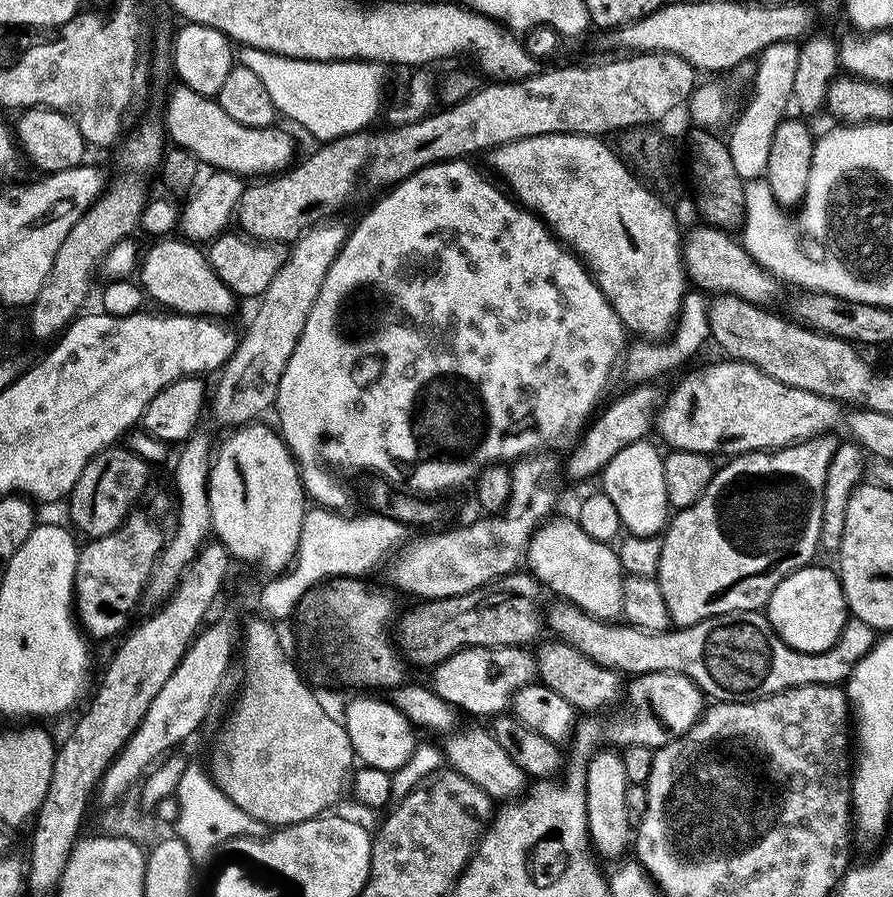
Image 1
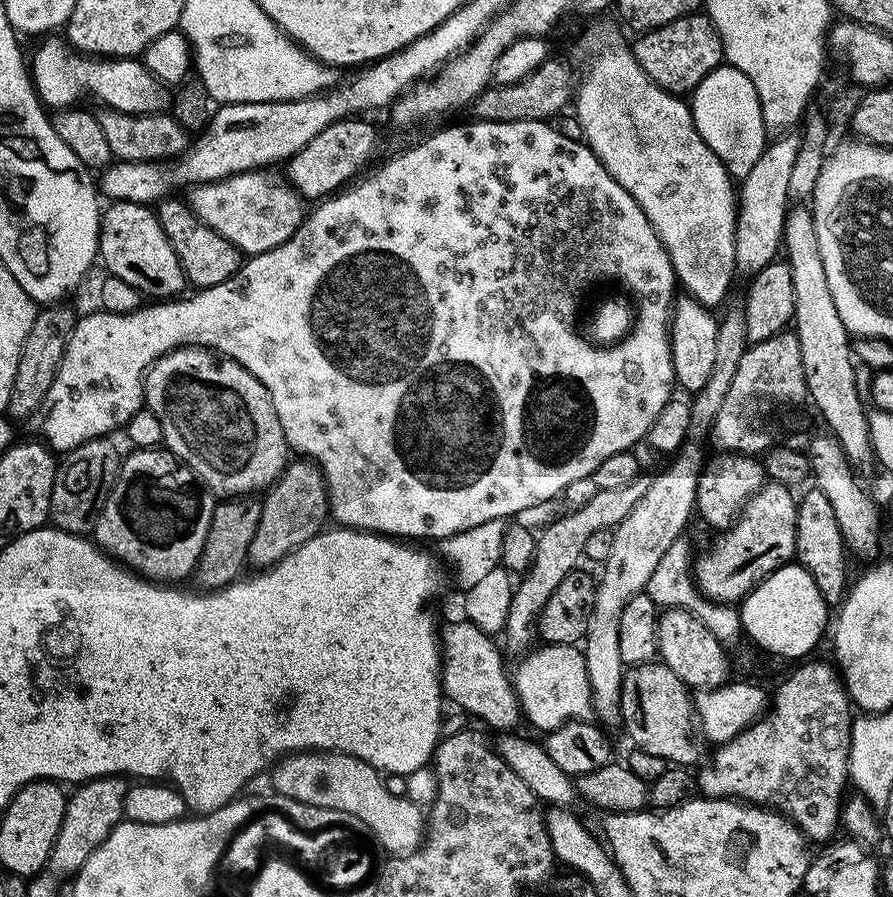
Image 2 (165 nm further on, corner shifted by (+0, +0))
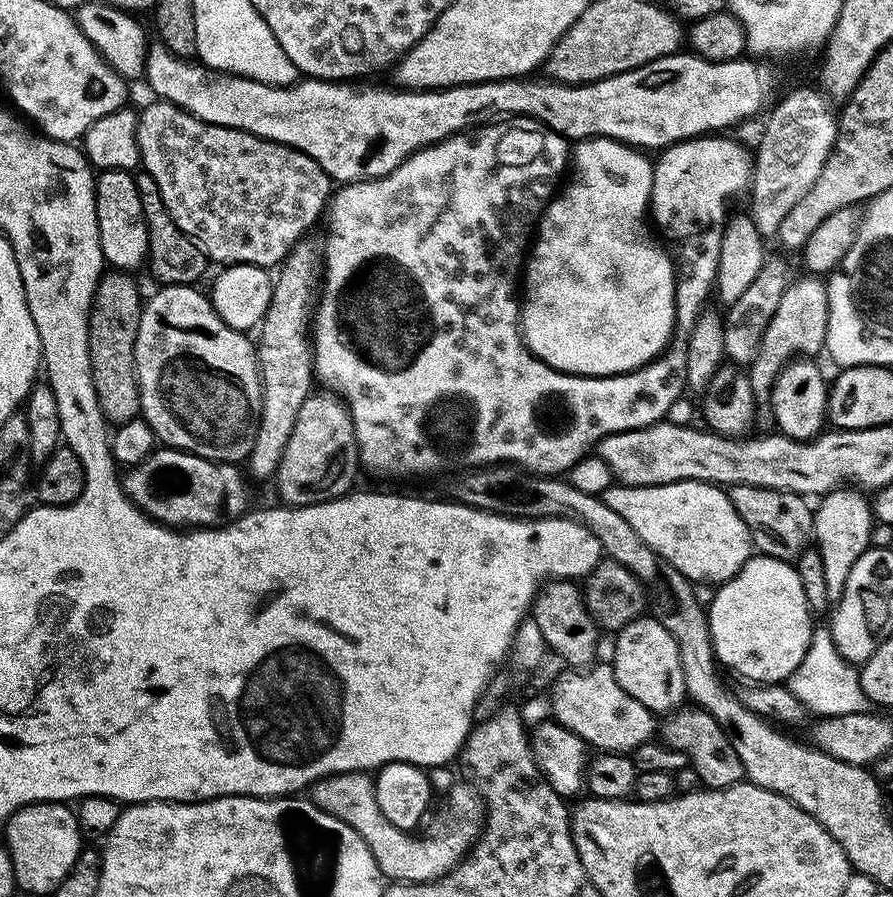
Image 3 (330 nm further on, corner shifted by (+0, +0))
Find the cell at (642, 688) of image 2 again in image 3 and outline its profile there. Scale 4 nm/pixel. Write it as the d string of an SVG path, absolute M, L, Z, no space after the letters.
M686 706L671 713L661 725L660 734L668 747L688 755L689 765L696 769L701 785L707 789L724 789L745 779L742 760L730 745L724 728L709 712L695 706Z

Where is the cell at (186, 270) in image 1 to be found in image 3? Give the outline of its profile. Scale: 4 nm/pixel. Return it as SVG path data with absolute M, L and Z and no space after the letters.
M122 170L101 171L96 176L94 206L98 218L98 242L102 246L105 265L116 270L136 270L148 259L148 231L138 198L136 177Z

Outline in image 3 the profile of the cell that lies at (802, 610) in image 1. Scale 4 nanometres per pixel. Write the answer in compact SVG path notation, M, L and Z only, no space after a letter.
M756 554L750 560L745 562L740 572L734 574L732 578L715 589L716 592L712 596L712 604L707 605L708 625L710 626L710 634L712 635L712 649L716 651L716 659L721 665L724 664L732 672L737 672L740 676L745 676L745 681L751 682L753 685L769 685L780 684L787 681L788 677L794 674L795 668L803 660L803 656L807 652L808 643L810 642L811 632L814 627L814 617L808 611L806 606L806 594L802 594L802 578L798 578L795 567L789 561L779 560L773 556Z

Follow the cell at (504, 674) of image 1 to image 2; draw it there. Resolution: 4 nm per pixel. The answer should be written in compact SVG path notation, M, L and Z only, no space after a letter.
M544 644L535 650L529 651L523 657L524 660L517 666L516 672L511 677L513 688L516 689L516 698L520 702L520 711L525 721L529 720L536 728L541 728L541 733L553 732L555 728L561 728L569 722L580 722L584 716L593 711L592 687L590 678L586 672L584 653L575 644Z

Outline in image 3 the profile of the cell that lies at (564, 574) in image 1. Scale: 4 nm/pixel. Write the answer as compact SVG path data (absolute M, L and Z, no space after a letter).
M641 618L630 622L620 632L615 633L616 645L612 648L610 667L618 678L618 686L630 694L630 698L638 698L642 706L646 706L654 714L671 714L685 703L688 691L682 678L682 658L678 654L678 646L670 634L666 634L666 626L662 626L654 618Z

